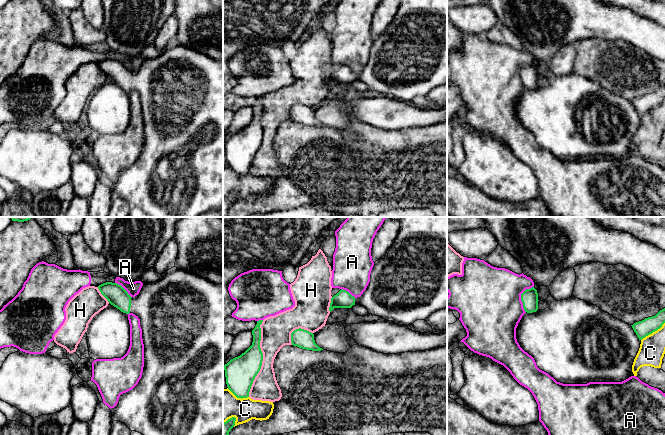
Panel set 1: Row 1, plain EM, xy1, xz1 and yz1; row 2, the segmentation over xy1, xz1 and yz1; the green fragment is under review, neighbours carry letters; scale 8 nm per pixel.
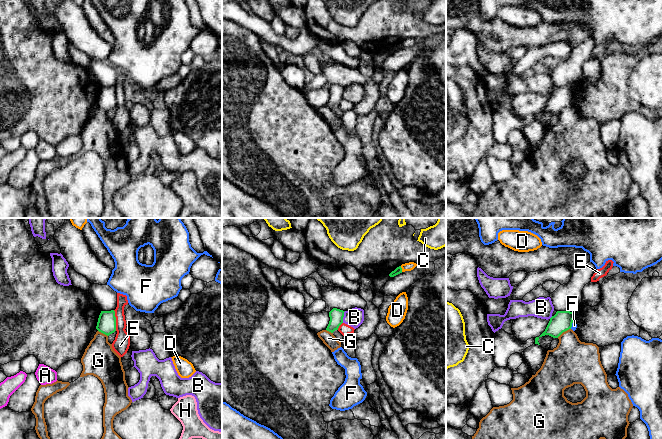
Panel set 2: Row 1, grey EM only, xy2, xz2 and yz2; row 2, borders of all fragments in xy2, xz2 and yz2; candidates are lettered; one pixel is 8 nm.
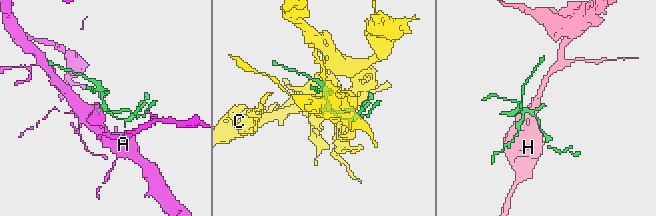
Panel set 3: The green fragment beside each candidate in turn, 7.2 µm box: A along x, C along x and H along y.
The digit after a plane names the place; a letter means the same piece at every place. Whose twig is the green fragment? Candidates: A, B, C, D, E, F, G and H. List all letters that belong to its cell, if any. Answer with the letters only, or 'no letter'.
no letter

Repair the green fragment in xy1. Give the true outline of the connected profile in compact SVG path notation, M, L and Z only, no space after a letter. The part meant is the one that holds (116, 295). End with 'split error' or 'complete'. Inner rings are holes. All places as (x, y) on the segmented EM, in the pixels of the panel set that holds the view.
M173 267L169 269L161 279L153 283L146 283L142 286L140 292L135 297L131 297L128 292L119 284L106 282L98 286L101 294L108 300L108 302L119 309L121 312L129 314L133 313L140 319L140 326L142 329L142 339L144 344L144 367L142 372L142 377L139 380L138 384L130 391L120 395L117 405L114 408L111 408L112 420L120 421L124 423L131 431L136 431L142 435L214 435L218 434L223 430L223 284L216 284L208 281L207 279L193 274L189 271Z; split error

